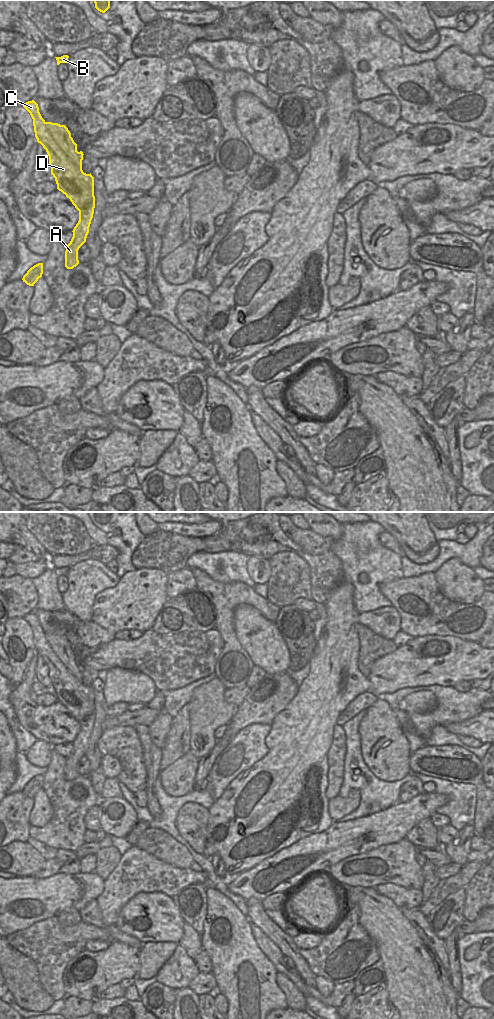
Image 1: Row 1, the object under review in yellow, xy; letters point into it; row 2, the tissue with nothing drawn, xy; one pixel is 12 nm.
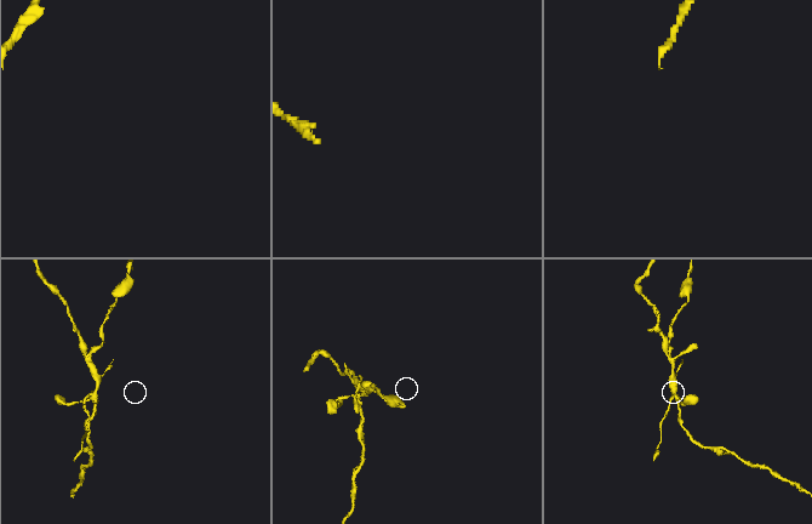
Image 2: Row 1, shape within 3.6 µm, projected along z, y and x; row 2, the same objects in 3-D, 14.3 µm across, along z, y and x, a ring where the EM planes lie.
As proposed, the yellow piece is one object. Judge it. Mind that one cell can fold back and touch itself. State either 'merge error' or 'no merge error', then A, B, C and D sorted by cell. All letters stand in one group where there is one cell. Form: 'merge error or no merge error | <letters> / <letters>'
merge error | A C D / B

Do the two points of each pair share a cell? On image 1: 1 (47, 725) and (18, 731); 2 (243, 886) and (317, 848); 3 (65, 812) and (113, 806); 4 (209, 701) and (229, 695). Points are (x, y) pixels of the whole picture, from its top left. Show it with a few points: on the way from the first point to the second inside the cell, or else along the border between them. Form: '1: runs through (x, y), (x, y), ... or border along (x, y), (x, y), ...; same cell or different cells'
1: border along (14, 709), (19, 723), (37, 739); different cells
2: runs through (261, 869), (270, 861), (278, 861), (298, 853); same cell
3: border along (100, 799), (97, 804); different cells
4: border along (225, 689), (223, 698), (228, 703), (238, 706); different cells

